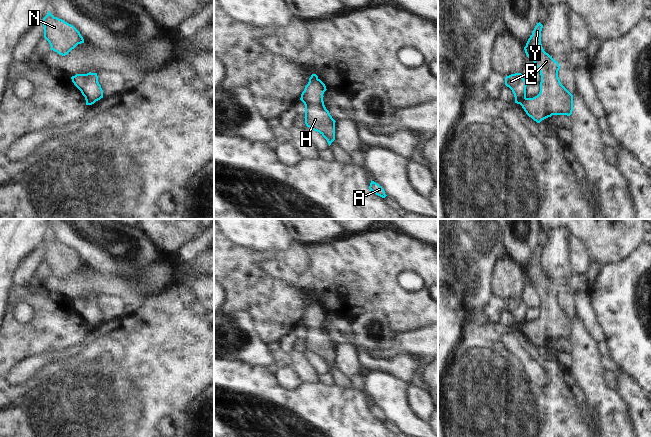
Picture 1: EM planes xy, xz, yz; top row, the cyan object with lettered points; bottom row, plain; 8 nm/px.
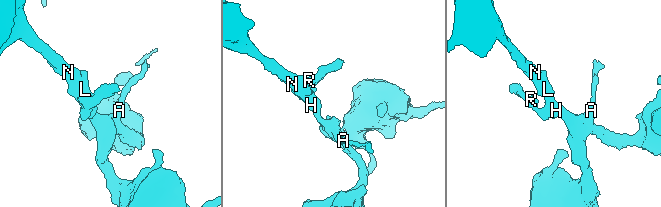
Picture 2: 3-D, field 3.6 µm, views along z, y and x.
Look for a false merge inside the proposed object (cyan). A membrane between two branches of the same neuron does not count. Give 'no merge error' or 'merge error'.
merge error

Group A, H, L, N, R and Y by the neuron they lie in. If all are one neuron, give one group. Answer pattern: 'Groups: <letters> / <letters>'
Groups: A H L N Y / R.

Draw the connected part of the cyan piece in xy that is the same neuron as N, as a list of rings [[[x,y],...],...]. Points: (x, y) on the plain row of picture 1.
[[[50,235],[42,244],[44,262],[49,266],[51,274],[65,280],[78,268],[84,267],[80,256],[71,248],[54,241]]]

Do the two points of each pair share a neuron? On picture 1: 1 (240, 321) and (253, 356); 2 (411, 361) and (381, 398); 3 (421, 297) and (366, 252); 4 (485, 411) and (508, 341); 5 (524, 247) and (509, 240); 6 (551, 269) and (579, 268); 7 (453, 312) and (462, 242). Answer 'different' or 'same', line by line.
1: same
2: different
3: same
4: same
5: same
6: different
7: different

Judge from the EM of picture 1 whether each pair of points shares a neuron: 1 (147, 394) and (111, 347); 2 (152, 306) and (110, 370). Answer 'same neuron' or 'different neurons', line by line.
1: same neuron
2: same neuron

